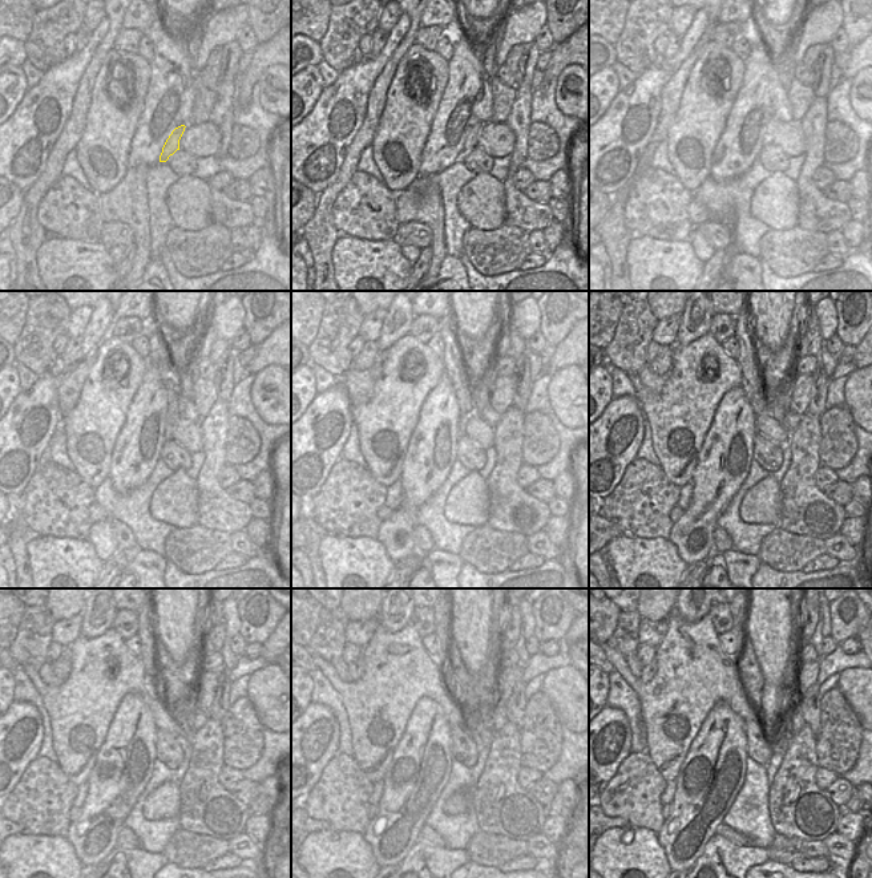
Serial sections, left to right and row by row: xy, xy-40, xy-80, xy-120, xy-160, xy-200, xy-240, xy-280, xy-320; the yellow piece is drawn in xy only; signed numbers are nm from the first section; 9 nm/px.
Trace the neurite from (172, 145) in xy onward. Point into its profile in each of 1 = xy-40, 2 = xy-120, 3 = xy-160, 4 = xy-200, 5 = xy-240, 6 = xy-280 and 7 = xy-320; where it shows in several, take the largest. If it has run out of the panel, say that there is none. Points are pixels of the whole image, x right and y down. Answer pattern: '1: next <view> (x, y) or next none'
1: next xy-40 (471, 142)
2: next xy-120 (173, 412)
3: next xy-160 (451, 359)
4: next xy-200 (753, 380)
5: next xy-240 (154, 676)
6: next xy-280 (441, 615)
7: next xy-320 (739, 615)

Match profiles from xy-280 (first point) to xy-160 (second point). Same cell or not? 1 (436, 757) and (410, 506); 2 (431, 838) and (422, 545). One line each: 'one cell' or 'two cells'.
1: one cell
2: one cell

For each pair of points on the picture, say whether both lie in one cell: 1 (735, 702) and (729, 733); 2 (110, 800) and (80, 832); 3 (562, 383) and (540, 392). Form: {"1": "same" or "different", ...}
{"1": "different", "2": "same", "3": "different"}

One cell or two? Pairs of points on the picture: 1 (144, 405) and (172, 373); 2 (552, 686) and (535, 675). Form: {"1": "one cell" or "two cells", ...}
{"1": "one cell", "2": "two cells"}

